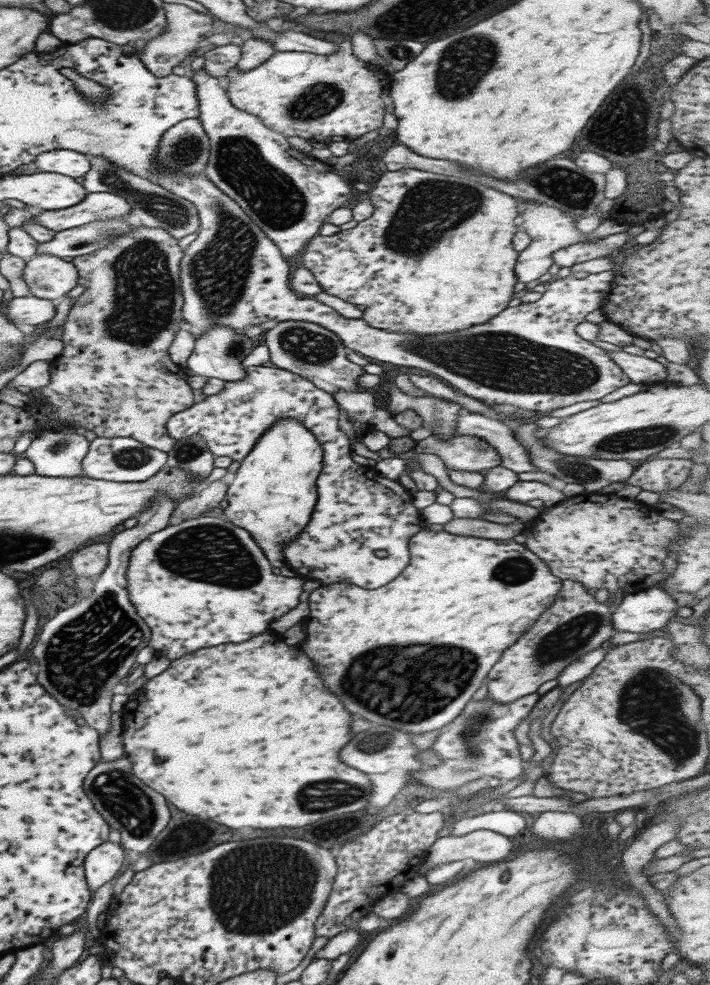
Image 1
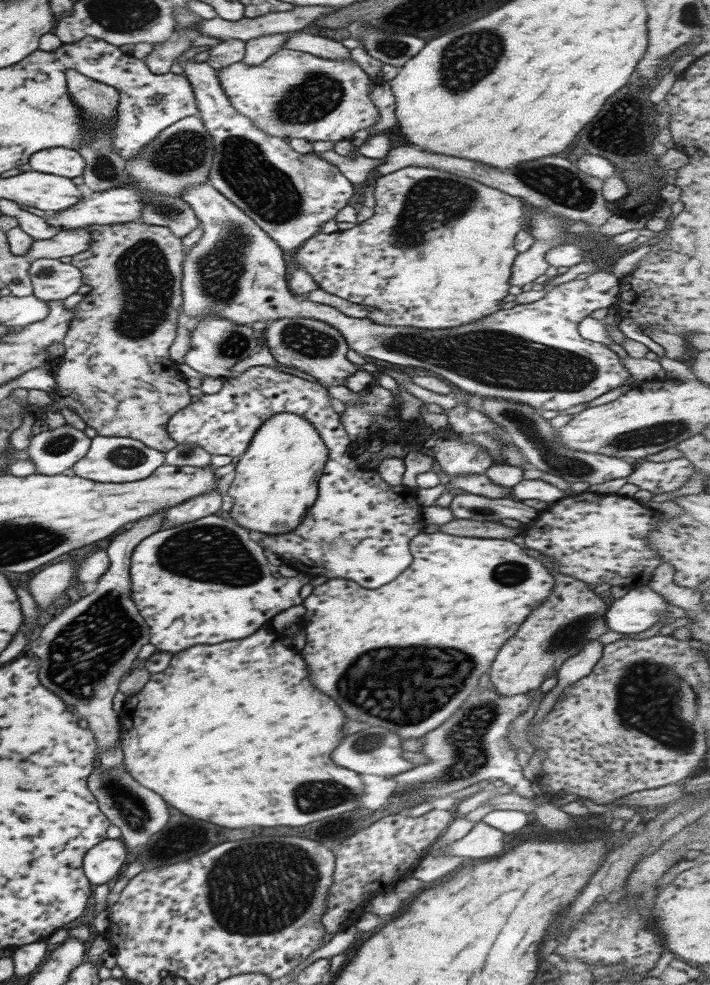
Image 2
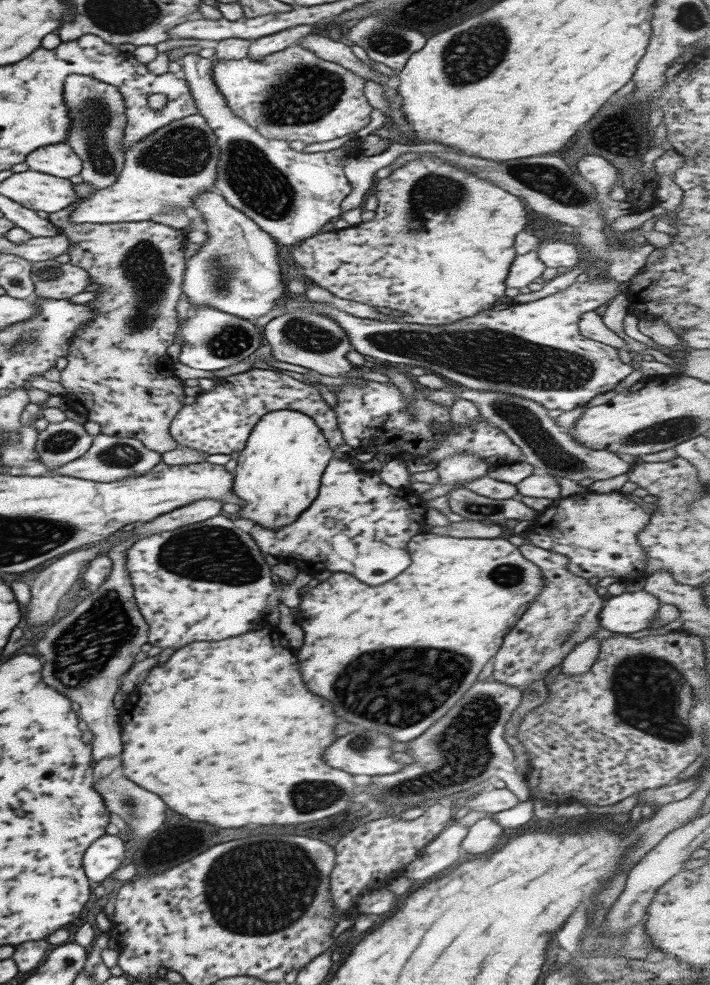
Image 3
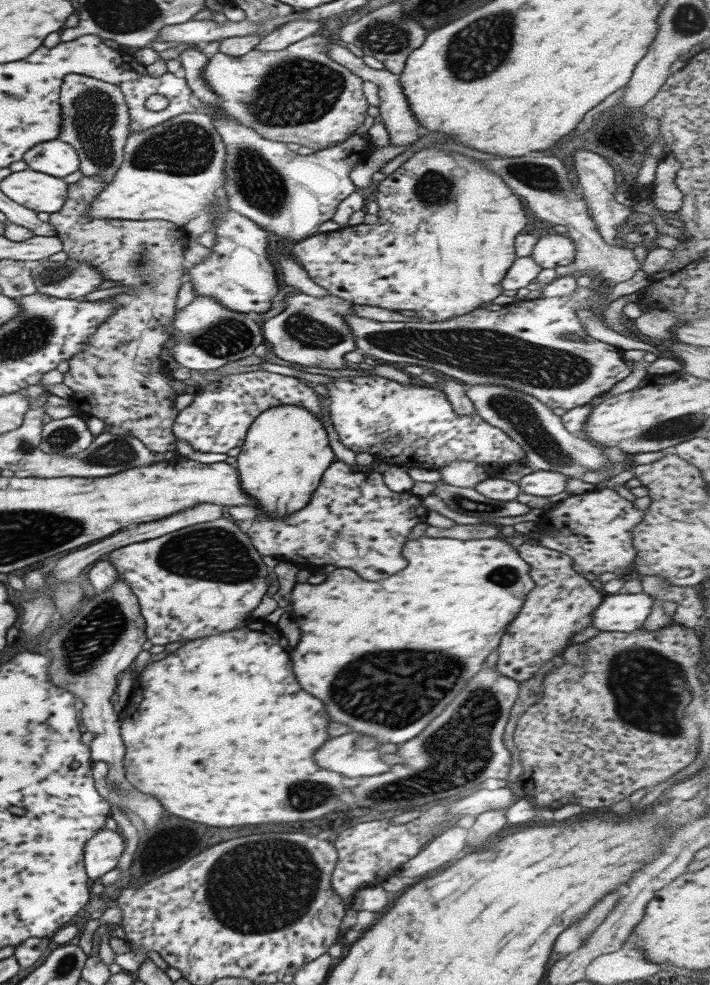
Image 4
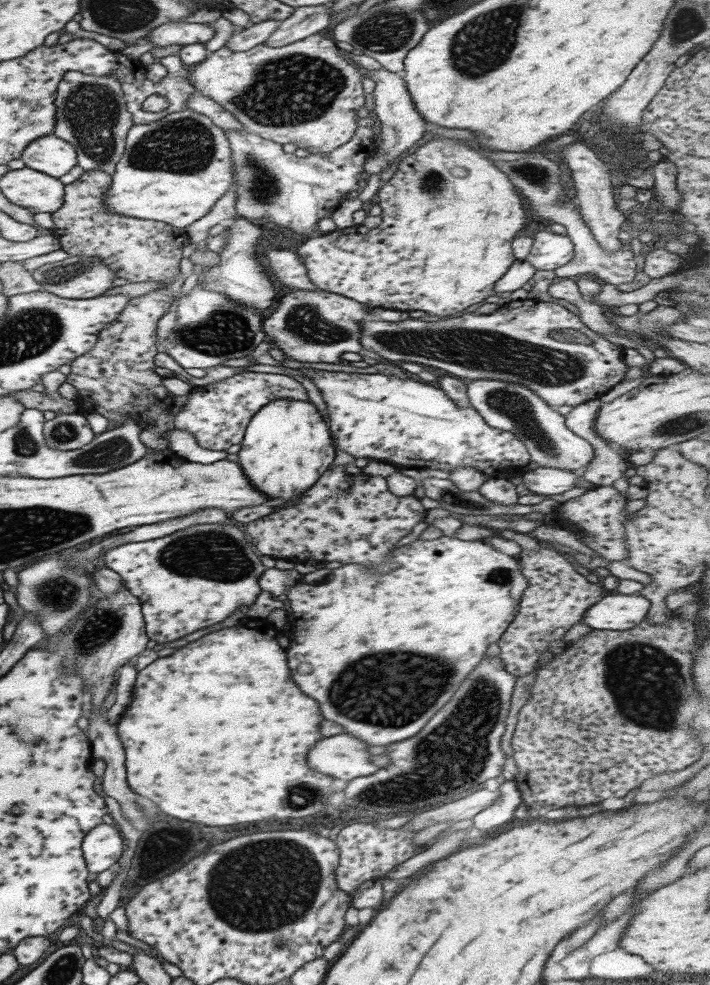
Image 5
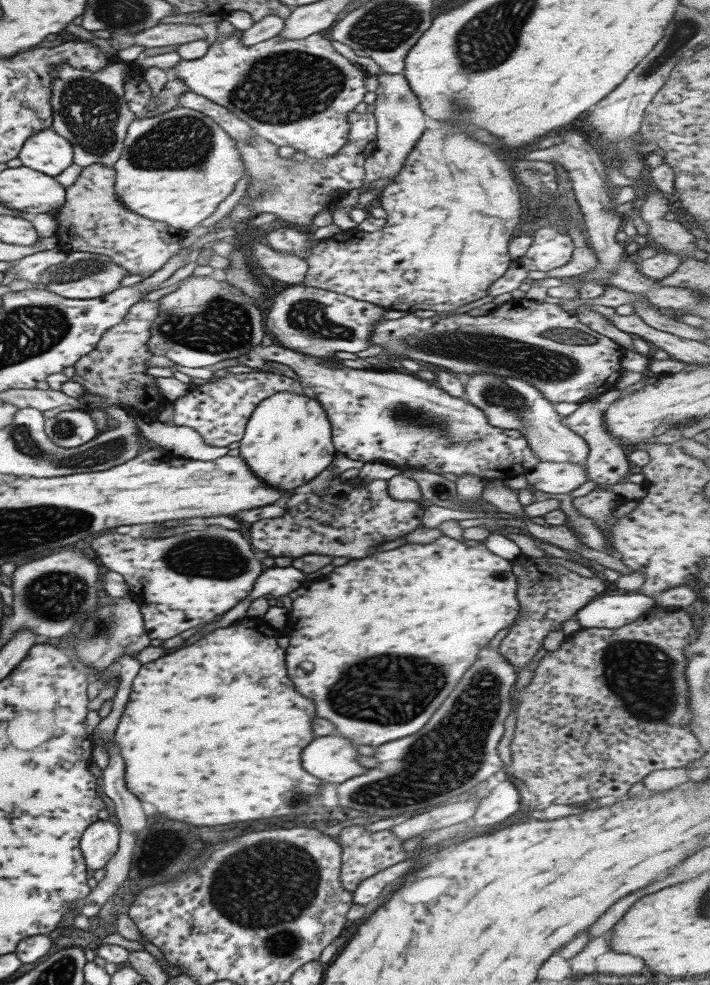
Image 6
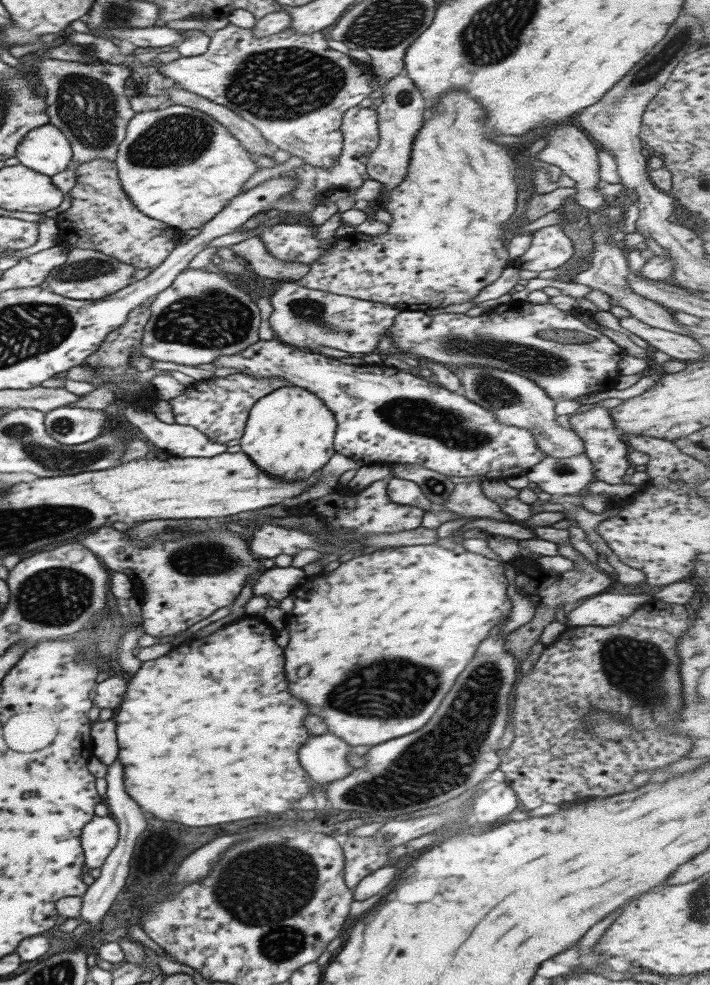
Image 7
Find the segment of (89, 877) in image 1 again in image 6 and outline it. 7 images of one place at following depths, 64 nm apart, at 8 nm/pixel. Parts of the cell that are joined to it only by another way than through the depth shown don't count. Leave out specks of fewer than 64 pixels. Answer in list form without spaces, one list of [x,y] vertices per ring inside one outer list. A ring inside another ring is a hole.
[[[98,819],[85,828],[79,840],[79,849],[89,873],[105,866],[117,852],[118,842],[118,826],[112,819]]]

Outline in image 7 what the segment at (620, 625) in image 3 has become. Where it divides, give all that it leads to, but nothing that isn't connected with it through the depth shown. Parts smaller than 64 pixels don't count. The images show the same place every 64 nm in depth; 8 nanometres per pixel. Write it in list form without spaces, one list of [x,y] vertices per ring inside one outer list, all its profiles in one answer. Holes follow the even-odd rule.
[[[599,593],[566,613],[566,624],[571,627],[611,626],[633,614],[641,603],[651,600],[652,596],[645,594]]]

